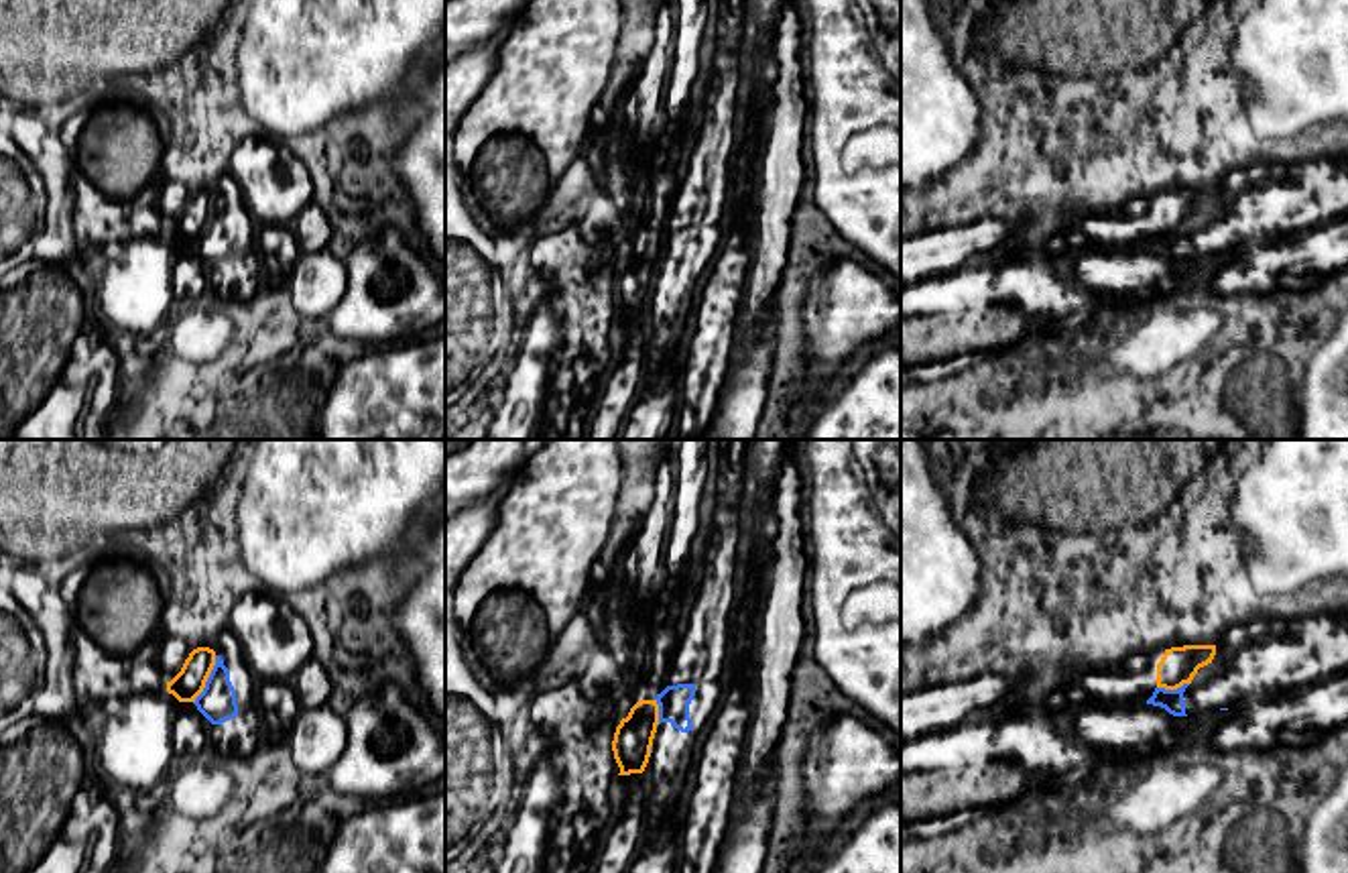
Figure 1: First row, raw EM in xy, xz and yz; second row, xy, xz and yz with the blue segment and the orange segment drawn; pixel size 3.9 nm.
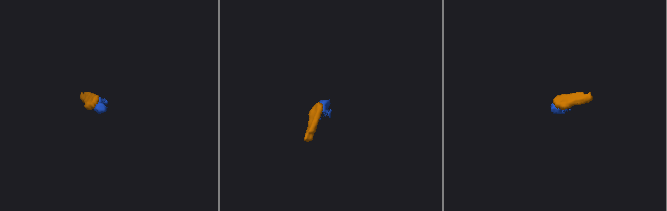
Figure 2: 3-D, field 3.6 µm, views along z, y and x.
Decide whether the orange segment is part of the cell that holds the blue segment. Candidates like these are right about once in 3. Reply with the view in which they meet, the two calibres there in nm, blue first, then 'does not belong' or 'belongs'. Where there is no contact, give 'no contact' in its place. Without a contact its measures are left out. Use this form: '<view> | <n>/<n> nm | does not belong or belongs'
xy | 150/120 nm | does not belong

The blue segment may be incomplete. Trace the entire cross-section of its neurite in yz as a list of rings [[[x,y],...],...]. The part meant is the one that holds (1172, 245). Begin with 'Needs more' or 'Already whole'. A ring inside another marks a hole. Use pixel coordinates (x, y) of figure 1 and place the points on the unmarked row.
Needs more. [[[1348,155],[1250,165],[1226,173],[1214,189],[1214,203],[1189,228],[1155,232],[1147,248],[1193,260],[1326,226],[1348,214]]]

